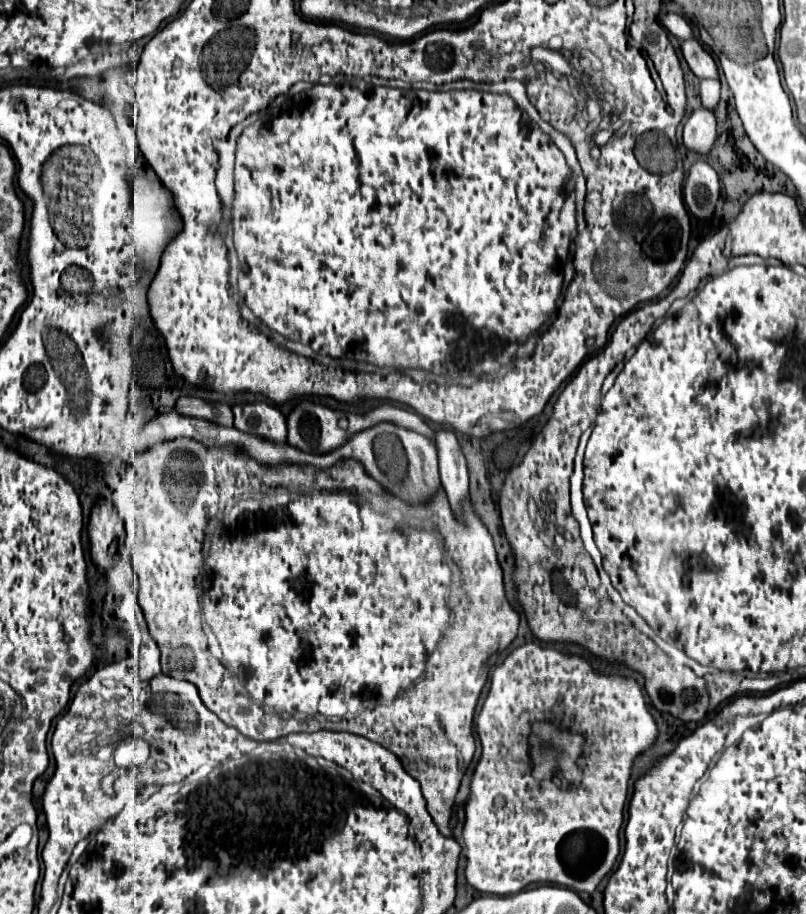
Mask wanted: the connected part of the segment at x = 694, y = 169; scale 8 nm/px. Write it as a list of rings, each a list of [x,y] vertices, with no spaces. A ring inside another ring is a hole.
[[[697,160],[691,166],[689,176],[685,178],[683,196],[689,212],[697,220],[707,222],[713,218],[717,202],[721,198],[721,186],[717,172],[705,160]]]

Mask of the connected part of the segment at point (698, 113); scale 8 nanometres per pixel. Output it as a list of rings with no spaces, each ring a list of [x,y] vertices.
[[[705,108],[695,110],[683,128],[685,146],[701,156],[709,156],[715,140],[717,140],[717,122],[713,112]]]

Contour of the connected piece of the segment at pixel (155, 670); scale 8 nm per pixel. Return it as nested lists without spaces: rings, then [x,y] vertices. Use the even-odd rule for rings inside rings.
[[[145,632],[143,646],[141,646],[141,678],[149,680],[149,678],[153,678],[157,674],[161,674],[159,648],[157,648],[155,640]]]

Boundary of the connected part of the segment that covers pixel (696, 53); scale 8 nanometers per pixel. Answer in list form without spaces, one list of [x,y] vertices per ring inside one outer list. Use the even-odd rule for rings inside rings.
[[[693,38],[693,40],[685,40],[683,42],[683,56],[691,68],[691,72],[697,76],[697,78],[713,78],[713,80],[719,80],[719,70],[717,70],[717,64],[713,60],[711,54],[707,54],[703,50],[703,46]]]

